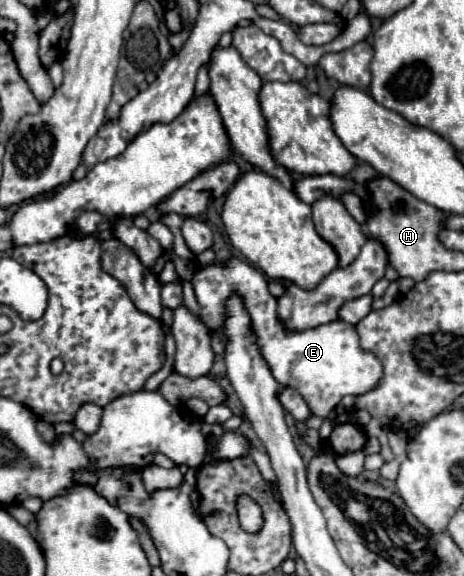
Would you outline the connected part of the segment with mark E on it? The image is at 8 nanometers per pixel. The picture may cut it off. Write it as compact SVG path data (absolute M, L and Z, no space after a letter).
M229 257L223 263L197 267L193 271L191 283L195 289L197 303L201 307L201 319L211 331L225 327L225 303L231 295L237 295L243 301L243 307L251 319L249 327L257 339L261 357L271 369L271 375L281 387L297 389L309 403L313 415L329 417L345 395L367 393L379 383L383 375L381 363L373 353L363 351L359 347L359 337L353 325L333 321L305 331L287 329L277 315L277 299L267 291L263 271L249 265L247 261L239 257Z

